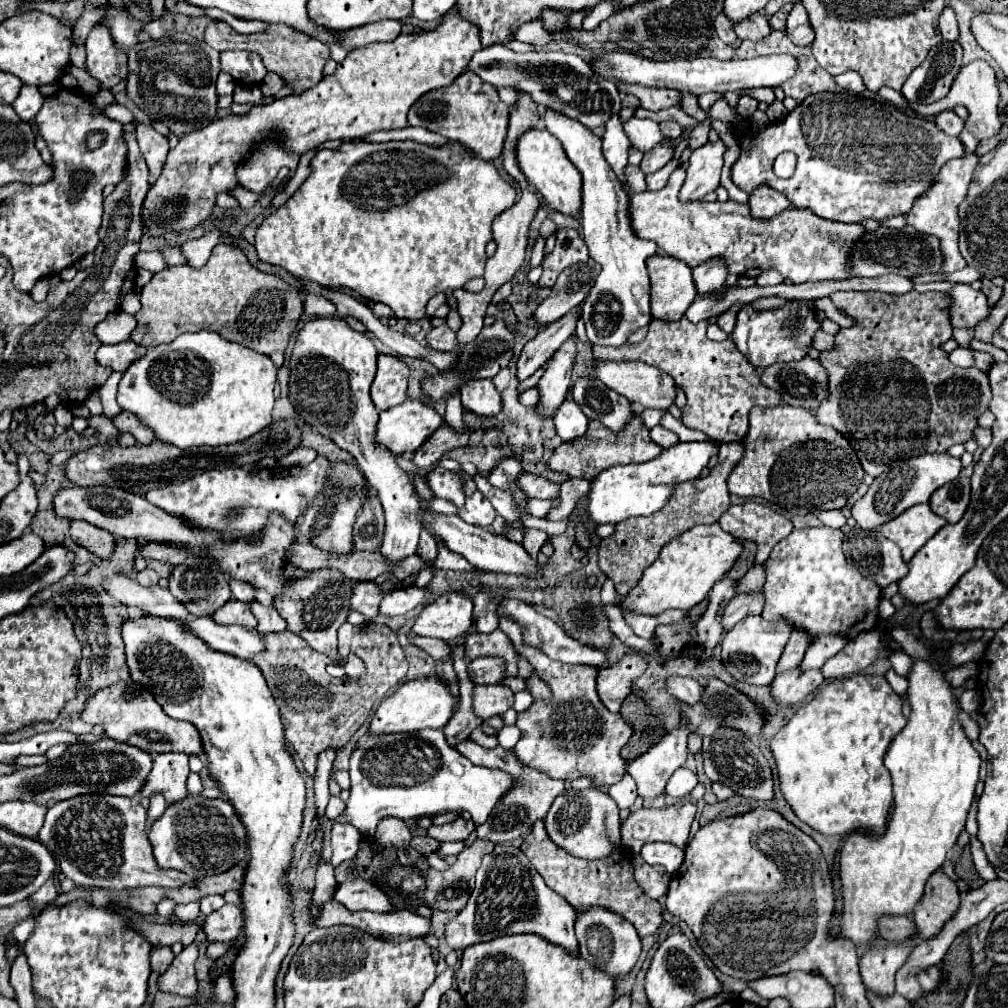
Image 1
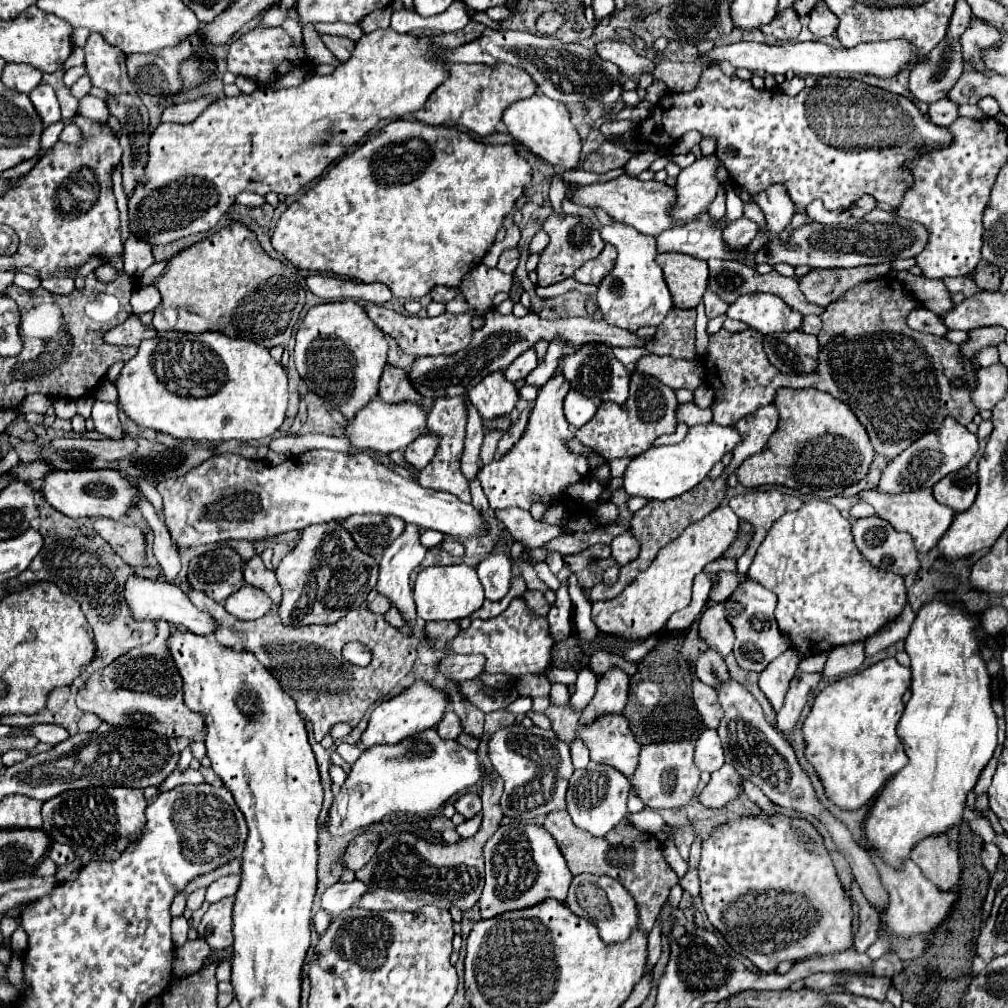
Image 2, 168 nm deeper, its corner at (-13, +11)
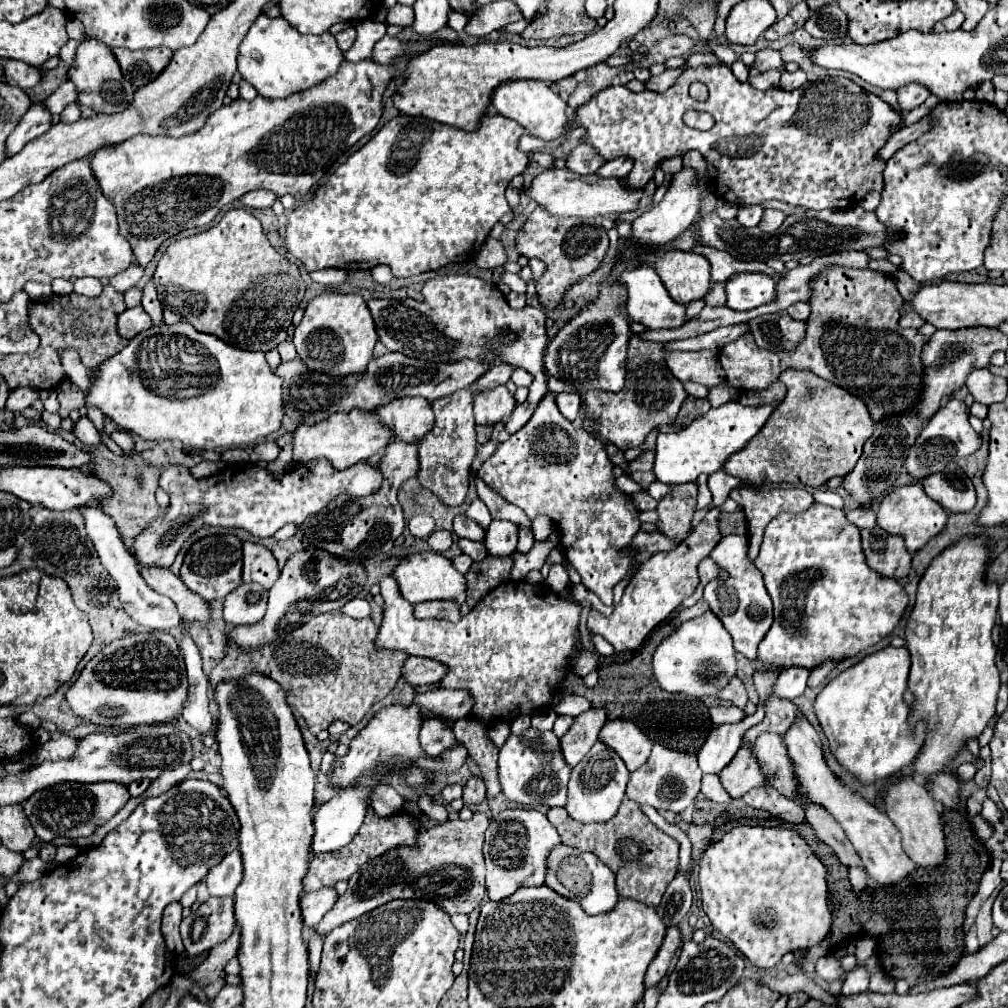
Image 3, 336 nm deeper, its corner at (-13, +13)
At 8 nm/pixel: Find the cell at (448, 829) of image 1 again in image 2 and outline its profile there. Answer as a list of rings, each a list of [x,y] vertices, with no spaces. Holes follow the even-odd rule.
[[[465,793],[455,801],[455,809],[465,817],[471,819],[481,811],[481,797],[477,793]]]

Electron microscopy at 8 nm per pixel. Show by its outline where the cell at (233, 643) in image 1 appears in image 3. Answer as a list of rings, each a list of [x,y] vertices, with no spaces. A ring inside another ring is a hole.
[[[87,507],[87,509],[81,509],[81,515],[85,517],[85,529],[87,529],[87,535],[91,537],[97,553],[99,553],[99,559],[103,563],[103,567],[109,571],[109,575],[113,577],[113,581],[117,583],[117,589],[119,589],[119,601],[125,609],[125,613],[139,625],[143,627],[151,627],[151,629],[161,629],[161,631],[167,631],[171,627],[177,627],[179,625],[179,613],[177,613],[177,605],[173,605],[173,601],[169,601],[169,597],[149,589],[149,585],[145,585],[143,577],[139,575],[137,571],[137,565],[133,561],[133,555],[125,549],[123,545],[123,539],[121,539],[121,533],[117,531],[113,519],[109,515],[105,515],[101,509],[93,509],[93,507]]]

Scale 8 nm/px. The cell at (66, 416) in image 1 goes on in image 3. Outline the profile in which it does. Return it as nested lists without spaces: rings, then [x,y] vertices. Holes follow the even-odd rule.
[[[81,417],[81,419],[75,423],[73,433],[75,433],[75,437],[77,437],[81,443],[85,443],[85,445],[97,445],[97,443],[101,443],[97,429],[93,427],[93,423],[91,423],[87,417]]]

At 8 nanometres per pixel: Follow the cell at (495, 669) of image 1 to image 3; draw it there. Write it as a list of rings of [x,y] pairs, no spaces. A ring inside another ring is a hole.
[[[409,657],[409,661],[405,661],[403,665],[403,677],[415,687],[437,683],[441,681],[441,677],[445,677],[447,671],[449,671],[447,665],[423,657]]]

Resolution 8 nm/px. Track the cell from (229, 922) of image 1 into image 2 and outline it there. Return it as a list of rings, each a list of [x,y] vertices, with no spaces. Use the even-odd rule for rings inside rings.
[[[225,897],[213,903],[201,917],[197,925],[197,937],[207,941],[211,949],[227,949],[233,945],[231,911],[233,911],[233,897]]]

